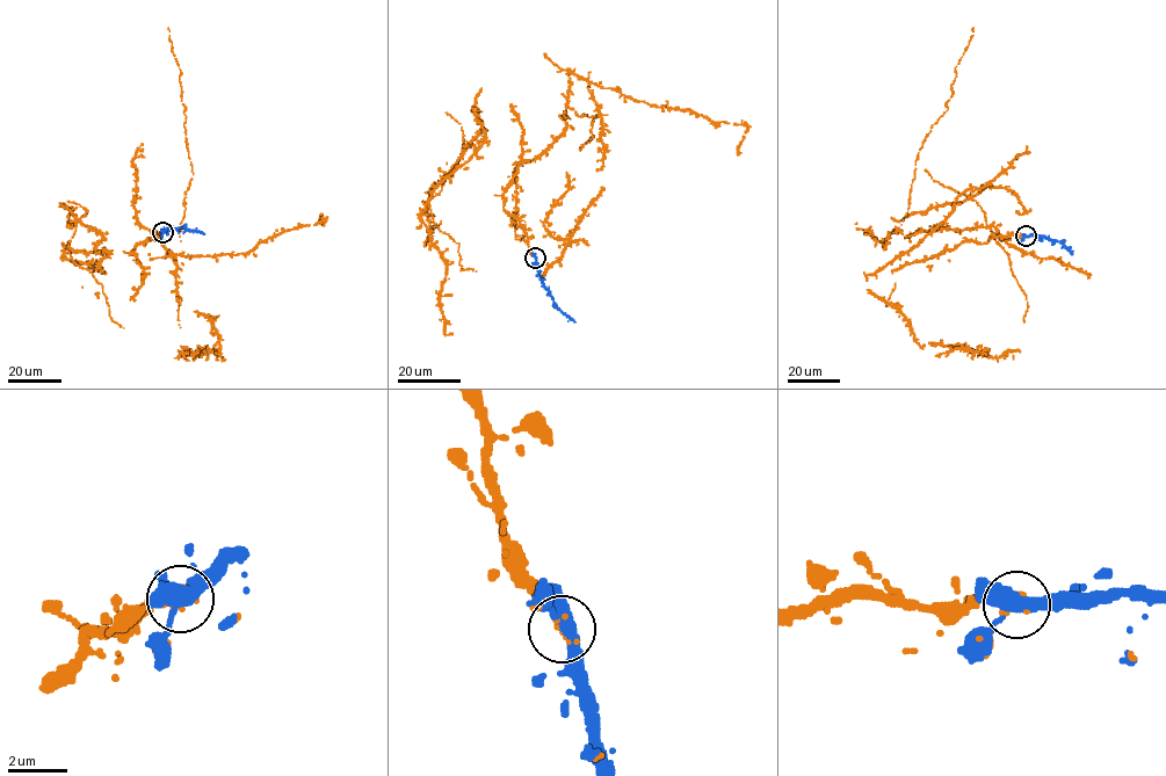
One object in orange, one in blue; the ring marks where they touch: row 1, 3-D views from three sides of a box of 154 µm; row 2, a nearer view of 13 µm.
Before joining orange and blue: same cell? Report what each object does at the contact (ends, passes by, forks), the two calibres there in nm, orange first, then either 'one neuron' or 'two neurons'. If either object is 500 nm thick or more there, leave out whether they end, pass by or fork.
orange ends | blue forks | 190/340 nm | one neuron

